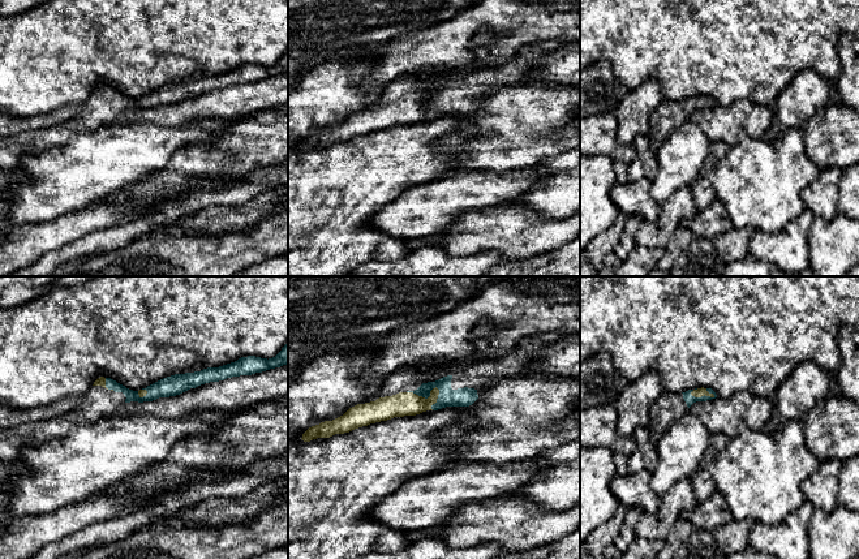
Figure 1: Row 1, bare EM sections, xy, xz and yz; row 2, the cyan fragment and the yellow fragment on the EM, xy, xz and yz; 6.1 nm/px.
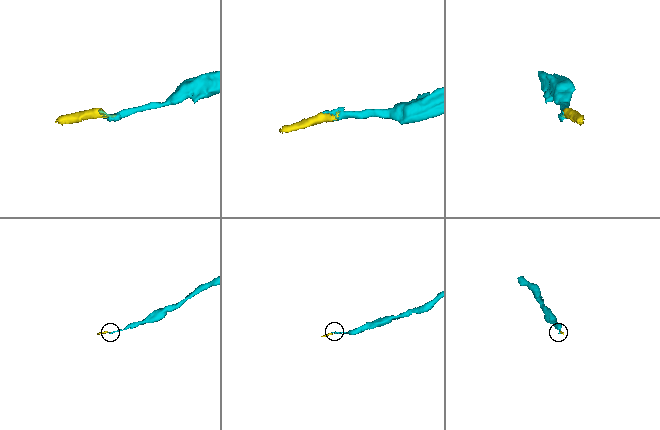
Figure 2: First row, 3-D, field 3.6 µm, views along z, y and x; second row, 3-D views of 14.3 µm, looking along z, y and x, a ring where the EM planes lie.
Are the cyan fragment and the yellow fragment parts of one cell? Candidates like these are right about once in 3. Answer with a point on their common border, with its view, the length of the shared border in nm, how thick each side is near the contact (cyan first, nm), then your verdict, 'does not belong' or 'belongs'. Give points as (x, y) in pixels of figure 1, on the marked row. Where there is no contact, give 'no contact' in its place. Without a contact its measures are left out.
contact xz (426, 398); length 200 nm; calibres 120 and 150 nm; belongs

